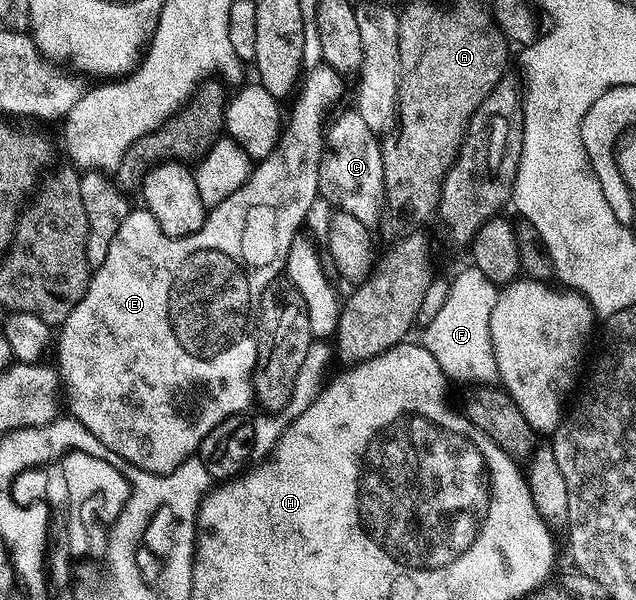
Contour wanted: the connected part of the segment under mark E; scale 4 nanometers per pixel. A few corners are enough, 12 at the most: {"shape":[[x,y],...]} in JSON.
{"shape":[[345,77],[189,236],[129,211],[59,329],[62,396],[159,476],[253,407],[254,317]]}

